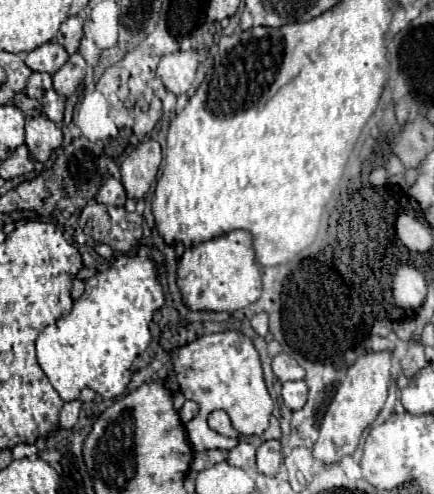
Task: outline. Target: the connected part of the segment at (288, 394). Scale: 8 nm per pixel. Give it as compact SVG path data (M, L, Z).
M303 380L299 382L285 382L281 392L283 404L291 410L301 410L307 402L307 384Z

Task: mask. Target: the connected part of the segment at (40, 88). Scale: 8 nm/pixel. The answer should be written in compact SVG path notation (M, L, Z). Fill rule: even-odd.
M33 72L29 76L29 82L27 82L25 93L29 98L41 98L45 91L52 88L51 75L47 73Z

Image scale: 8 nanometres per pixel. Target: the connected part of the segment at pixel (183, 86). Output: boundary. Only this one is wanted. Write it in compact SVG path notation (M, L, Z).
M195 50L175 52L161 58L157 66L157 74L163 80L167 90L171 90L173 94L185 94L195 80L197 66L199 66L199 60Z

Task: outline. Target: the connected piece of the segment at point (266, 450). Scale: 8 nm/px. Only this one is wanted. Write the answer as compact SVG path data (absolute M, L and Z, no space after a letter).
M265 440L257 448L257 464L255 468L265 476L275 476L279 470L283 458L281 458L281 442L279 440Z

